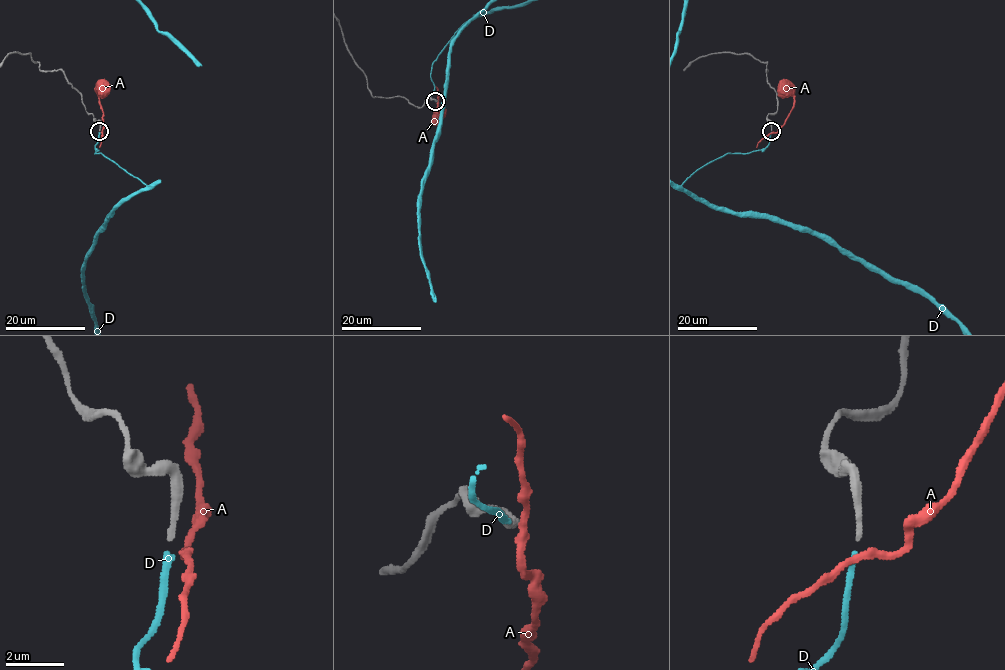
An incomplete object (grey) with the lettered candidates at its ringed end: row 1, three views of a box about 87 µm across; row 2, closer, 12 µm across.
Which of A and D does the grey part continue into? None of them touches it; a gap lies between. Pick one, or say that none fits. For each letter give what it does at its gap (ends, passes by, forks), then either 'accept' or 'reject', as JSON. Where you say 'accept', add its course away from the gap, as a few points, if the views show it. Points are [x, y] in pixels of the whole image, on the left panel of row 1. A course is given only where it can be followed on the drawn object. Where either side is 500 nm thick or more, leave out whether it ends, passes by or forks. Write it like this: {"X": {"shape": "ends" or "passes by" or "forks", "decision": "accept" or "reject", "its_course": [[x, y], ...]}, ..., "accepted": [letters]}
{"A": {"shape": "passes by", "decision": "reject"}, "D": {"shape": "ends", "decision": "accept"}, "accepted": ["D"]}

